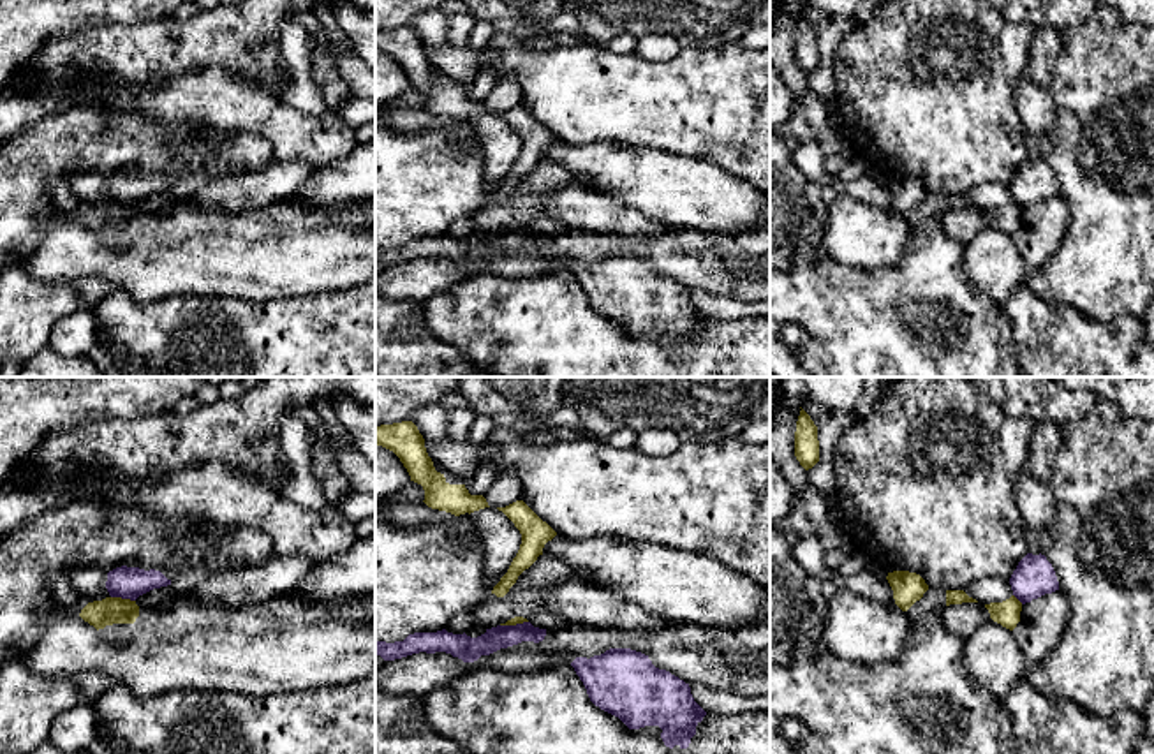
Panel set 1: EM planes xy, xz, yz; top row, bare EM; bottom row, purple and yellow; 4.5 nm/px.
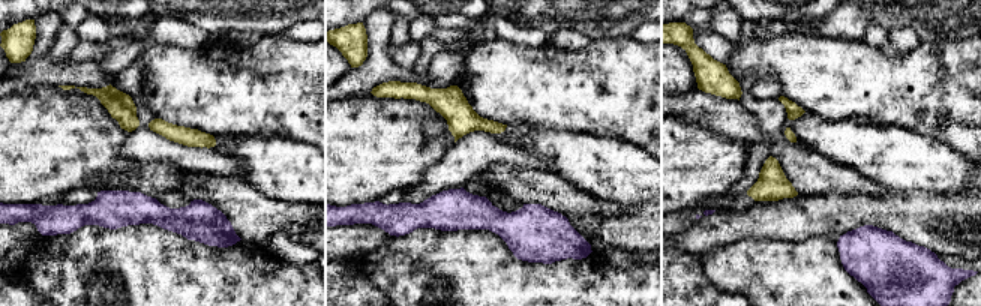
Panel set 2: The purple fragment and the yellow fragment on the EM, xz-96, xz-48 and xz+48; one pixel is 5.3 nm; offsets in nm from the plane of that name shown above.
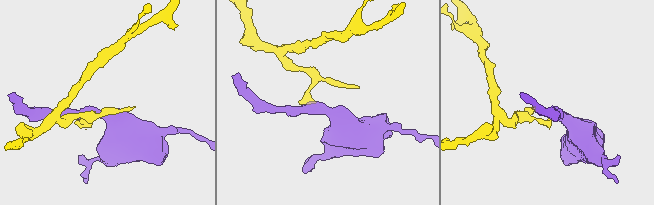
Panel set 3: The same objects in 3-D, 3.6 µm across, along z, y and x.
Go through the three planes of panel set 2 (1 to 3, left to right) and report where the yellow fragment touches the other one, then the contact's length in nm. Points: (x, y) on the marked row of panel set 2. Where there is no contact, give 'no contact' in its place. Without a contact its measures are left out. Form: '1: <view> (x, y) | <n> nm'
1: no contact
2: no contact
3: no contact

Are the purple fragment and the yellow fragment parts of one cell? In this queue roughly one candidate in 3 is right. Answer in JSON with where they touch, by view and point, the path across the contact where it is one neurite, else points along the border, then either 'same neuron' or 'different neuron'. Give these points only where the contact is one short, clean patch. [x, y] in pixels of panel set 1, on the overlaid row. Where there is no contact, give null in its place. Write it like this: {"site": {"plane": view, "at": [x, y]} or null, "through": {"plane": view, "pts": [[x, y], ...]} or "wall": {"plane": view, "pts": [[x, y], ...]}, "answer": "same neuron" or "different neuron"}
{"site": {"plane": "xy", "at": [124, 598]}, "wall": {"plane": "xy", "pts": [[111, 596], [134, 601]]}, "answer": "different neuron"}

